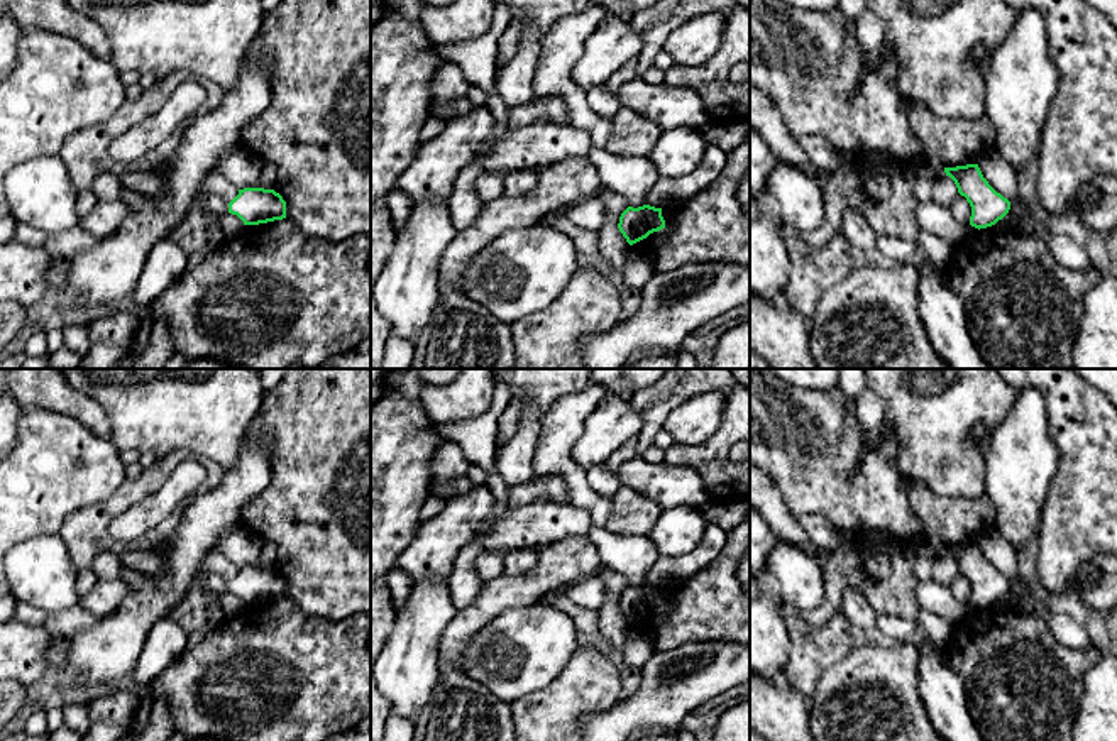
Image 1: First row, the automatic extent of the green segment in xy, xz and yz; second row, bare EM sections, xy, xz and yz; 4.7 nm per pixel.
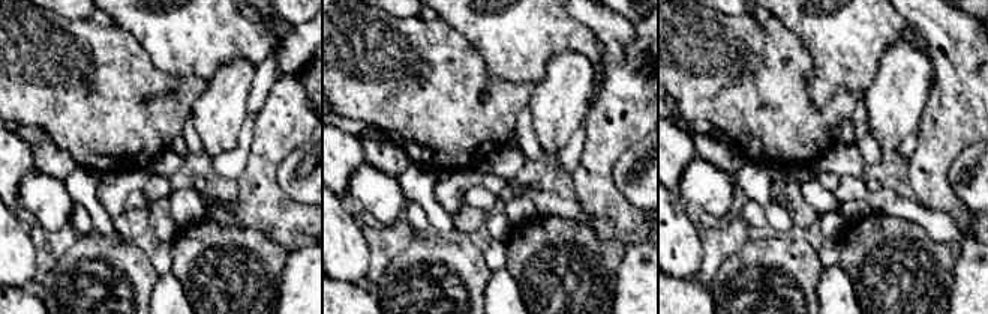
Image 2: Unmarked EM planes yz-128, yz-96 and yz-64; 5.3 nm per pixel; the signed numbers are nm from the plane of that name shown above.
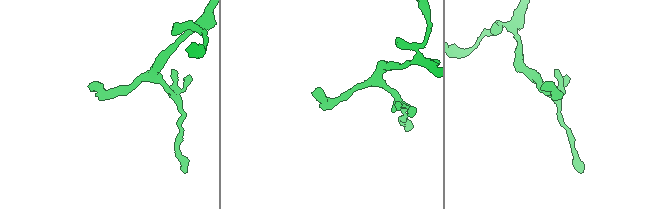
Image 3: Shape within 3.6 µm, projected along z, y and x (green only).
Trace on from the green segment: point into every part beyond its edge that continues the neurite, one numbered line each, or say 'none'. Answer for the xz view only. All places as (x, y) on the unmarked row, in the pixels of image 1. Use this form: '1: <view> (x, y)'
none

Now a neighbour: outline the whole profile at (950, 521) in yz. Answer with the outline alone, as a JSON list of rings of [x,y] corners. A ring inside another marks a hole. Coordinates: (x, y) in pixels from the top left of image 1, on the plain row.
[[[905,479],[905,492],[909,497],[911,509],[922,521],[927,535],[939,546],[956,546],[966,543],[978,543],[987,530],[995,528],[995,509],[988,497],[982,494],[977,499],[953,497],[934,494],[922,480]]]

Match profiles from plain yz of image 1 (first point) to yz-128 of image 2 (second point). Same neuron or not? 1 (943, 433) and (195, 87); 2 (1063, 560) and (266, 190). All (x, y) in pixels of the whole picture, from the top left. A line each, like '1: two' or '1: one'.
1: two
2: one

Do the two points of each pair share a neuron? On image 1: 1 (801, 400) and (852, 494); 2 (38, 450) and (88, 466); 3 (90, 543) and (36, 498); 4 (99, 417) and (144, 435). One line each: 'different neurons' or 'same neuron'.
1: same neuron
2: same neuron
3: different neurons
4: different neurons

